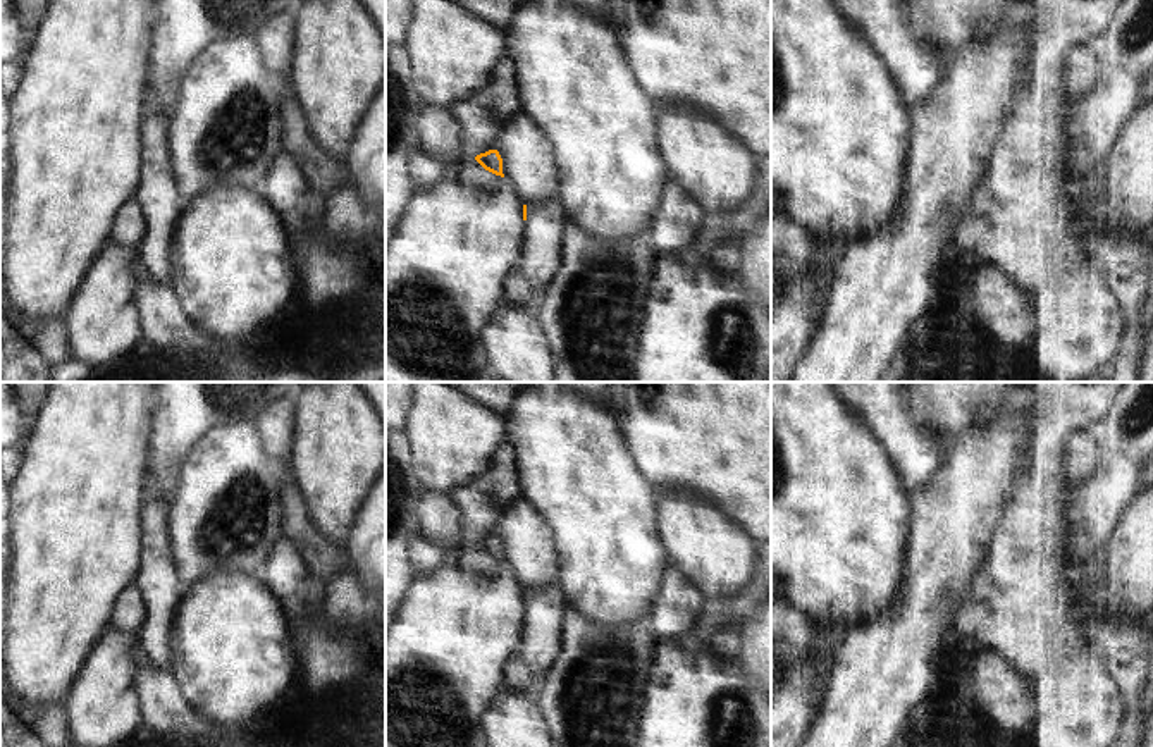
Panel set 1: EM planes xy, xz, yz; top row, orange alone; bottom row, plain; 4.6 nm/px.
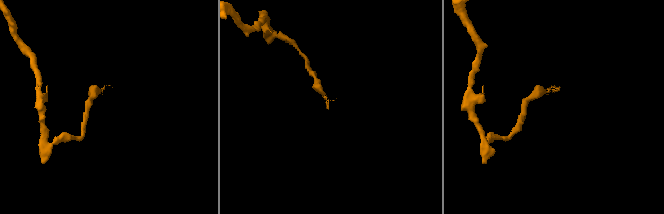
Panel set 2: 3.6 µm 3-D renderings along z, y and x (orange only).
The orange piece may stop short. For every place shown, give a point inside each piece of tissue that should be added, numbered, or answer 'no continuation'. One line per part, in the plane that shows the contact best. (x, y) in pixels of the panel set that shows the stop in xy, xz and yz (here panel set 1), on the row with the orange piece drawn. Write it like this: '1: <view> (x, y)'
1: xz (541, 259)

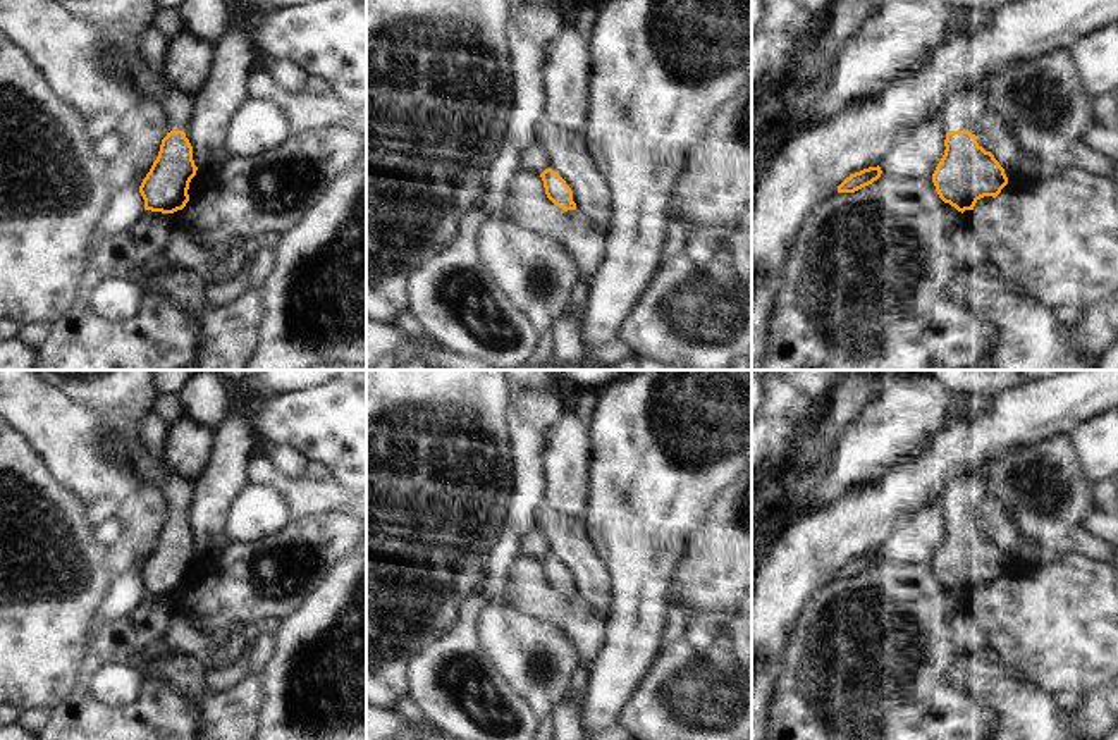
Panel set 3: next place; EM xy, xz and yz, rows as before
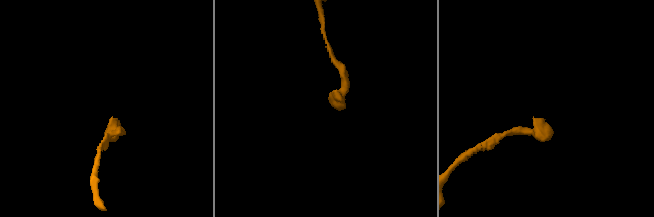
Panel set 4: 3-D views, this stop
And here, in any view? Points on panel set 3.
1: yz (962, 110)

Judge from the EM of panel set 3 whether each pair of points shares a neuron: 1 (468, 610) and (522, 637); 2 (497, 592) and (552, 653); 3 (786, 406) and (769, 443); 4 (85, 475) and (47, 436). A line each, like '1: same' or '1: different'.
1: different
2: different
3: same
4: same

